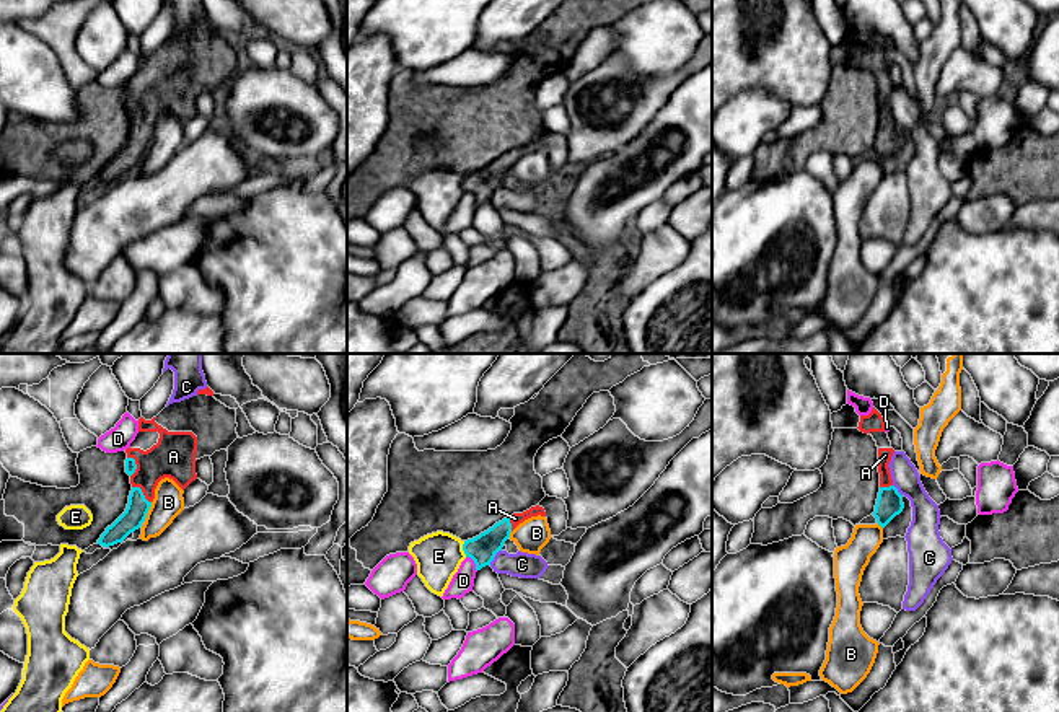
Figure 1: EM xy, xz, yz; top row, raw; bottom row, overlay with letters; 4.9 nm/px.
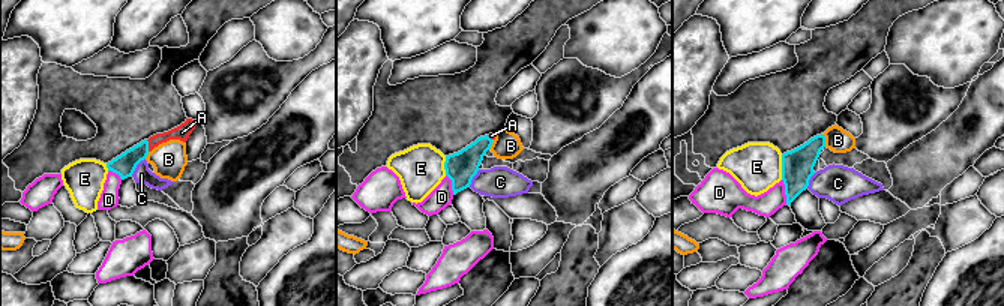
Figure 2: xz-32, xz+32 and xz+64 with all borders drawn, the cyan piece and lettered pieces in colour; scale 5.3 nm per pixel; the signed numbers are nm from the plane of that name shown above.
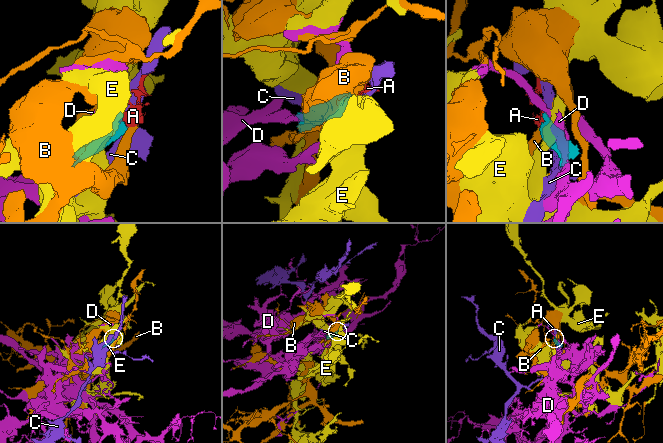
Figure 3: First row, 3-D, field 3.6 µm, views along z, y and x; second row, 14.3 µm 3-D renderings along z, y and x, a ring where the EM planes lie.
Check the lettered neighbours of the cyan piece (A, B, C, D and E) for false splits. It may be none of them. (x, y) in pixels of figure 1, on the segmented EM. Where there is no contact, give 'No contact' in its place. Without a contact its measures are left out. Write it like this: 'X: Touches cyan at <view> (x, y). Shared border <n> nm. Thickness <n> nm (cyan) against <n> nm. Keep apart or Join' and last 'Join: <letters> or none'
A: Touches cyan at xy (136, 465). Shared border 110 nm. Thickness 60 nm (cyan) against 220 nm. Join
B: Touches cyan at xy (147, 512). Shared border 100 nm. Thickness 110 nm (cyan) against 150 nm. Keep apart
C: Touches cyan at xz (494, 556). Shared border 100 nm. Thickness 140 nm (cyan) against 130 nm. Keep apart
D: Touches cyan at xz (474, 562). Shared border 90 nm. Thickness 140 nm (cyan) against 110 nm. Keep apart
E: Touches cyan at xz (463, 549). Shared border 80 nm. Thickness 140 nm (cyan) against 220 nm. Keep apart
Join: A

